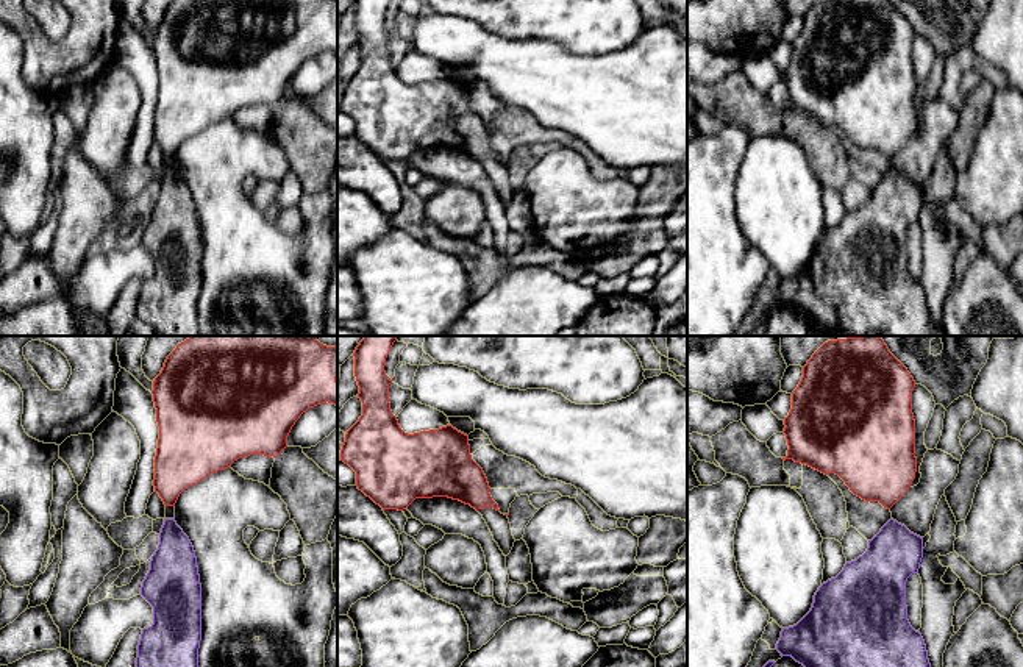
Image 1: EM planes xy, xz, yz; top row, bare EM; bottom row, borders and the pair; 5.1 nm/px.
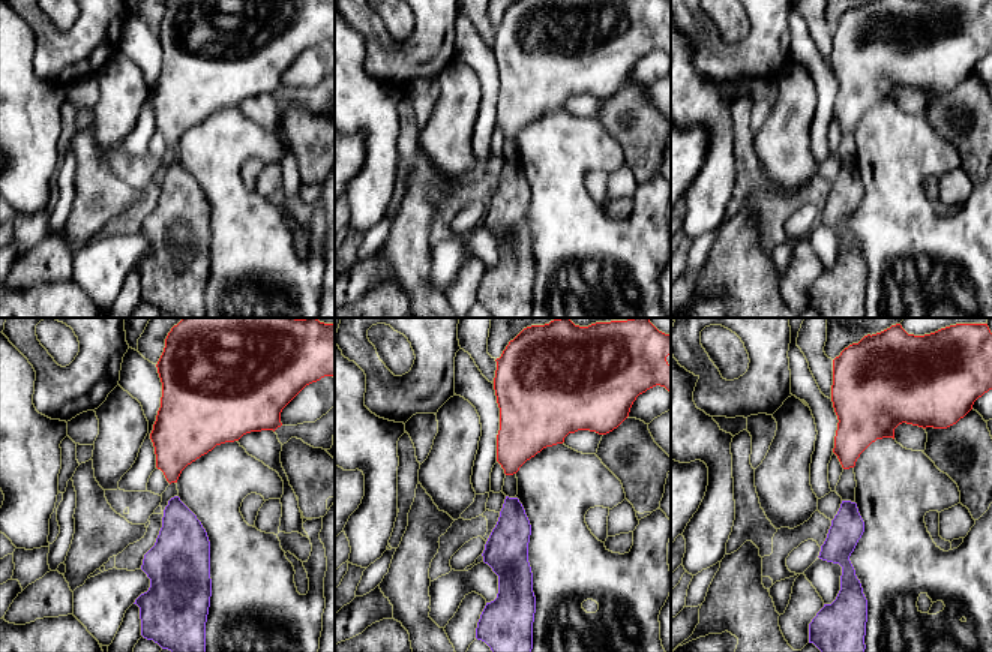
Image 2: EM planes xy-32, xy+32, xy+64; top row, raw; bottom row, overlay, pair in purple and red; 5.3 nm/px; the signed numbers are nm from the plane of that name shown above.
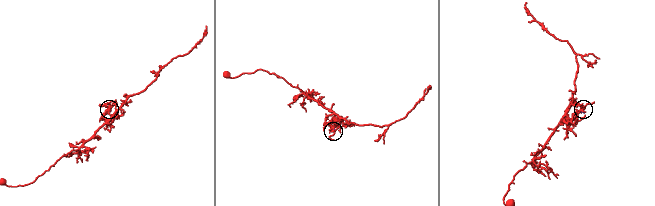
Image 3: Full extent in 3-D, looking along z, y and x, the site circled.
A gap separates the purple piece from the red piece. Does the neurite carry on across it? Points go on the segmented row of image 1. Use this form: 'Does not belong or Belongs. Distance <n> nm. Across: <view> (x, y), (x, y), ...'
Does not belong. Distance 60 nm. Across: yz (891, 519), (889, 508)

